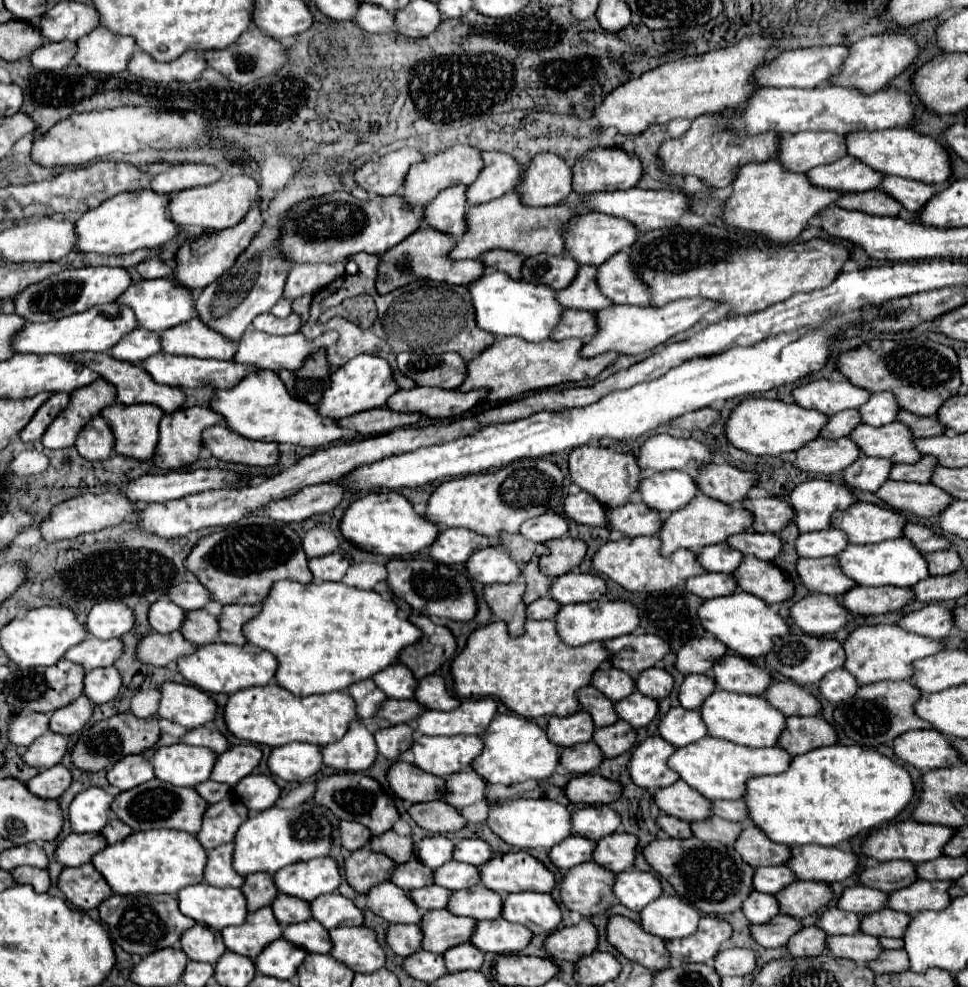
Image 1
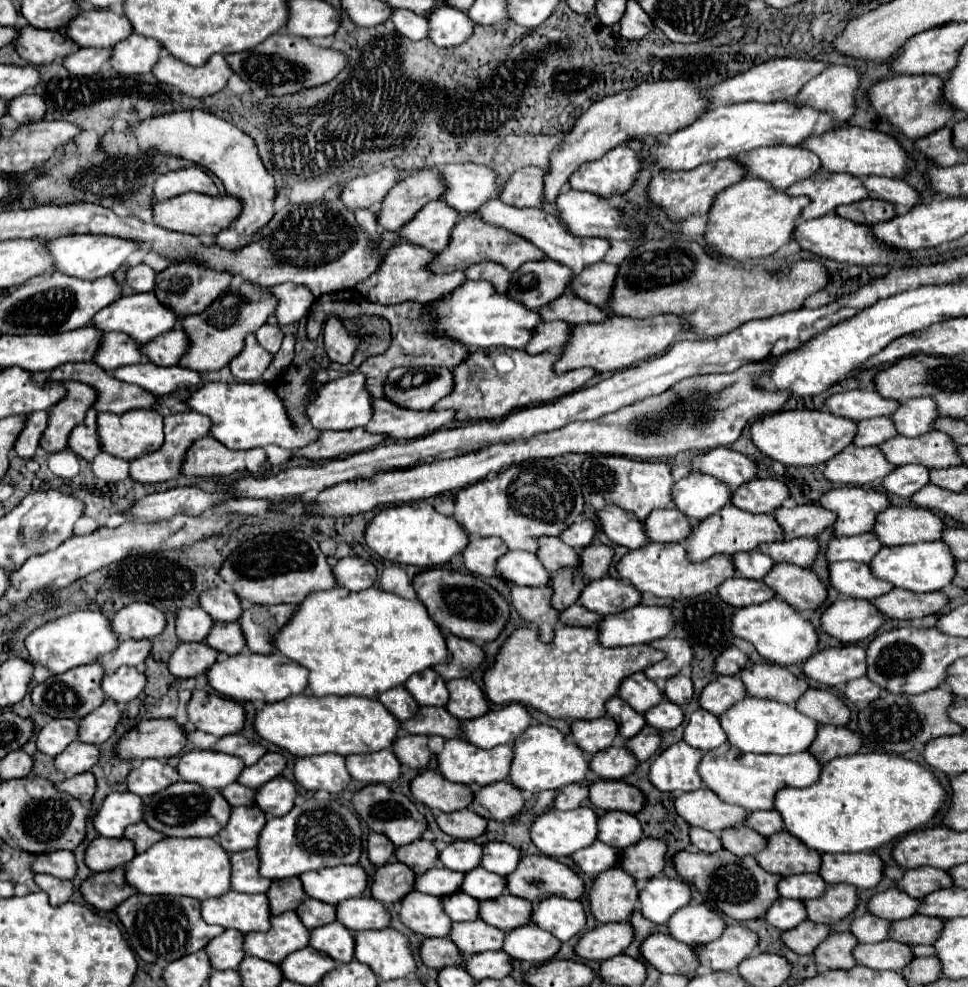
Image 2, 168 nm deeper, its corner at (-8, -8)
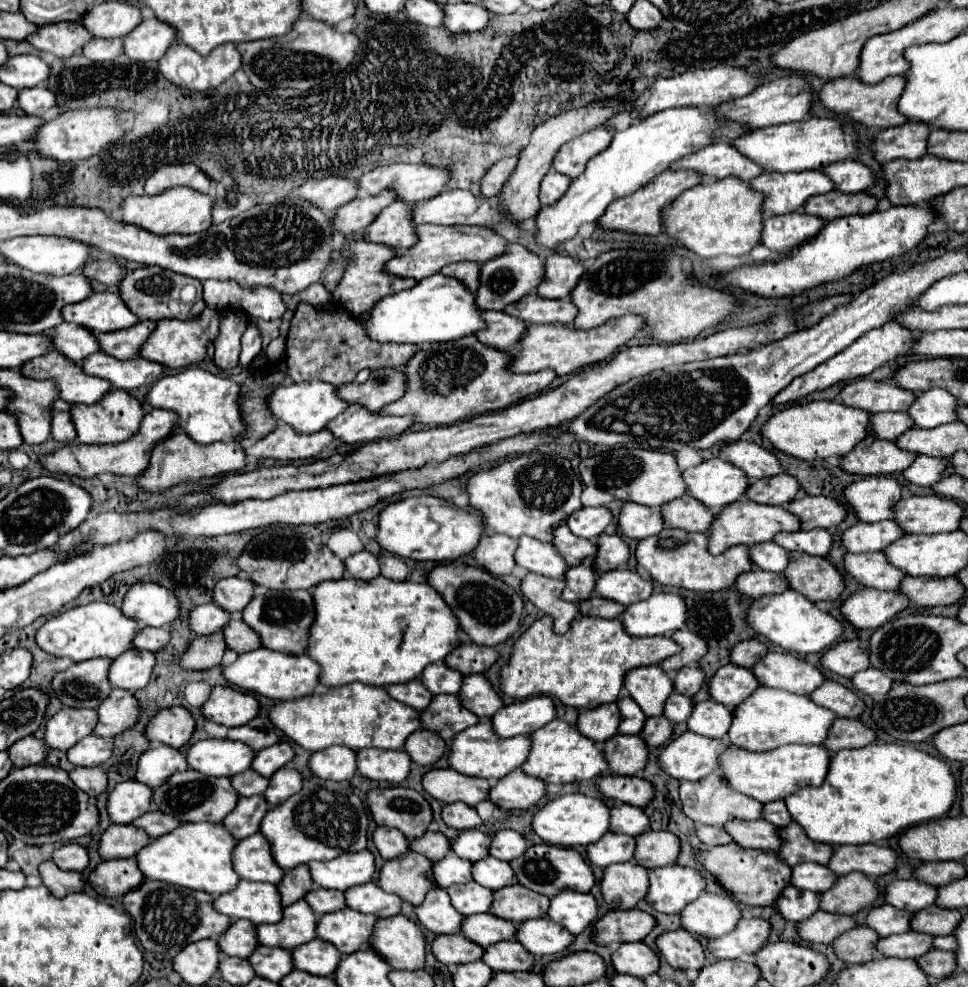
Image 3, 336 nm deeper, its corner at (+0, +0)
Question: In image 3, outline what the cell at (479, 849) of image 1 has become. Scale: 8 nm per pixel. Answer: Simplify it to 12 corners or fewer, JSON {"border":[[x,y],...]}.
{"border":[[498,831],[490,855],[512,861],[526,851],[526,839],[516,831]]}

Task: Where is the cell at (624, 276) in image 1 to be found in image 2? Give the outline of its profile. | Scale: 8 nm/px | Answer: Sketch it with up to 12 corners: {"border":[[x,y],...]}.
{"border":[[596,263],[572,275],[570,289],[602,307],[614,285],[616,265]]}

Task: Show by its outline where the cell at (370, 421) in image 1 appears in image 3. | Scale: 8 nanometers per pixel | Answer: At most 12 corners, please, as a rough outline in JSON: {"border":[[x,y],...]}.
{"border":[[278,425],[246,453],[296,461],[342,445],[328,429],[306,435]]}

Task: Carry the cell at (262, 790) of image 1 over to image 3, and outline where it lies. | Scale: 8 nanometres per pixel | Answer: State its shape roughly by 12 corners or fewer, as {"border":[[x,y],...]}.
{"border":[[278,769],[264,791],[276,807],[302,789],[296,769]]}

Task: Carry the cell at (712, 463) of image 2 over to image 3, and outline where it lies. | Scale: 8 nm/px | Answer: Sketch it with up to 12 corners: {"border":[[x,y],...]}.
{"border":[[756,443],[720,445],[750,481],[782,473],[774,453]]}

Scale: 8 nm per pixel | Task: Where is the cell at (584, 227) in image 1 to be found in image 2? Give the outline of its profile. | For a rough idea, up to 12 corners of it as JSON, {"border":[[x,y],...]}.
{"border":[[498,199],[474,213],[536,245],[580,273],[602,261],[610,243],[570,237],[560,219]]}

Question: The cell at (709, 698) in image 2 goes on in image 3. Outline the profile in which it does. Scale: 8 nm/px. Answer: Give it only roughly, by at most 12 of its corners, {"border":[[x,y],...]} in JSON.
{"border":[[724,665],[708,683],[710,699],[734,709],[760,683],[750,669]]}

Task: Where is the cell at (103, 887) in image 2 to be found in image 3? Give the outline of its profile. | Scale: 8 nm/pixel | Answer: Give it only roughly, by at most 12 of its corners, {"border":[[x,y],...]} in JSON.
{"border":[[134,859],[102,861],[88,883],[122,897],[144,881]]}

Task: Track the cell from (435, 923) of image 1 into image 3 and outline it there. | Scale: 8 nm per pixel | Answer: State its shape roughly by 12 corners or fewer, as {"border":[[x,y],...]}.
{"border":[[470,915],[462,935],[488,947],[514,939],[516,925],[496,915]]}

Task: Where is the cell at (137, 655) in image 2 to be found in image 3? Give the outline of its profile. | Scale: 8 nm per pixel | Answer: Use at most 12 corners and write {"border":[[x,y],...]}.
{"border":[[144,627],[134,637],[136,649],[156,653],[168,643],[170,631]]}

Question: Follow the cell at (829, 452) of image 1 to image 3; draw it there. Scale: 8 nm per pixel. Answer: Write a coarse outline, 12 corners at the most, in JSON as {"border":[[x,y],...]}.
{"border":[[868,437],[840,457],[852,475],[902,473],[914,453]]}

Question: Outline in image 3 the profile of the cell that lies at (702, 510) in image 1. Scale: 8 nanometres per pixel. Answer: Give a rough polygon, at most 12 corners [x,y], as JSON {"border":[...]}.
{"border":[[738,499],[714,515],[708,551],[798,531],[784,507]]}

